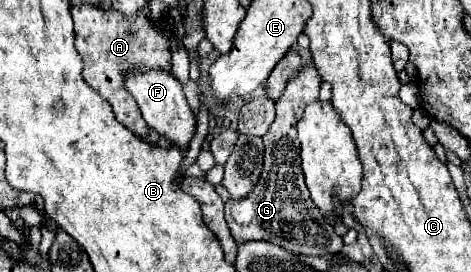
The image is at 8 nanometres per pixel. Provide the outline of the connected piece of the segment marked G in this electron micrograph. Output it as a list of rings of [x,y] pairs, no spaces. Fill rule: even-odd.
[[[313,66],[303,68],[293,80],[287,82],[281,98],[277,100],[277,116],[263,136],[265,144],[265,160],[261,178],[255,184],[253,192],[241,200],[225,202],[225,216],[231,230],[231,236],[237,244],[265,240],[285,250],[293,250],[295,254],[305,256],[325,256],[337,254],[343,248],[341,236],[335,234],[333,226],[323,218],[319,208],[309,198],[309,190],[305,186],[305,178],[301,172],[299,158],[299,138],[297,138],[297,122],[303,116],[307,104],[319,100],[319,74]]]

